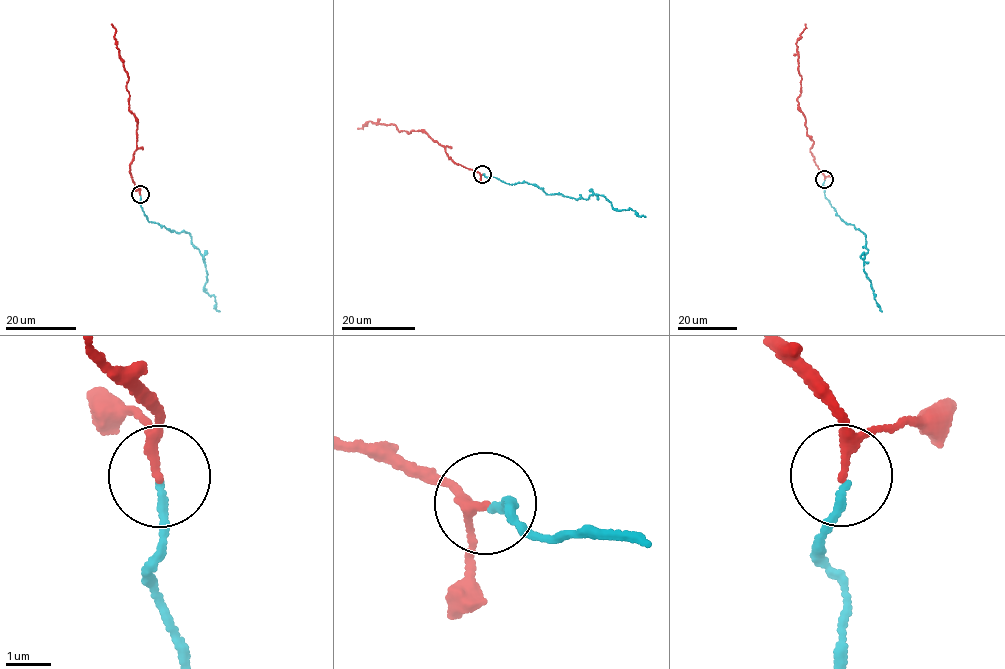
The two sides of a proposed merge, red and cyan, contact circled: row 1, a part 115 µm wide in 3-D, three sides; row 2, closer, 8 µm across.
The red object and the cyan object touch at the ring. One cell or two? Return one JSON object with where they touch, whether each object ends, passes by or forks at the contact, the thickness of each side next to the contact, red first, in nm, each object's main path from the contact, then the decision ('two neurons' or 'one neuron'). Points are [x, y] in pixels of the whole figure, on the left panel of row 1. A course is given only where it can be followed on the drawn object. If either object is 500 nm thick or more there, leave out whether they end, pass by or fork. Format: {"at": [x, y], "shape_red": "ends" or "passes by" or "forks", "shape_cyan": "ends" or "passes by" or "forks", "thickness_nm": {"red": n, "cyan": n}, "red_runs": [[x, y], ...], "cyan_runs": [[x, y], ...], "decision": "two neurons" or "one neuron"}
{"at": [140, 194], "shape_red": "passes by", "shape_cyan": "ends", "thickness_nm": {"red": 170, "cyan": 160}, "red_runs": [[140, 195], [129, 167], [136, 147], [138, 123], [129, 110], [127, 72], [116, 47], [115, 28], [111, 24]], "cyan_runs": [[140, 194], [139, 202], [149, 221], [190, 234], [204, 260], [204, 291], [214, 296], [220, 311]], "decision": "one neuron"}

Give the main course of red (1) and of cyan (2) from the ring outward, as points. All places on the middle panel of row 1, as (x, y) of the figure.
1: (482, 174), (456, 163), (443, 146), (421, 131), (400, 132), (395, 125), (371, 121), (357, 129)
2: (482, 175), (534, 184), (548, 194), (603, 196), (616, 210), (646, 217)

